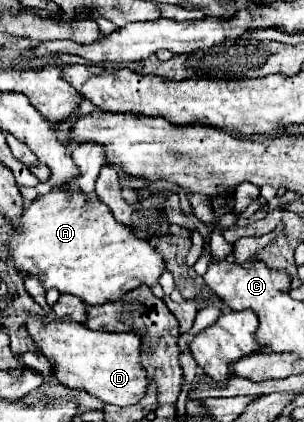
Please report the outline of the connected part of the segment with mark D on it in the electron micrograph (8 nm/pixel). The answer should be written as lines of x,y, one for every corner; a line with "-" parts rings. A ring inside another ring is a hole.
28,321
28,331
42,351
54,363
54,377
78,391
86,391
104,403
132,405
138,403
148,391
148,375
140,361
140,335
138,333
108,333
92,331
74,321

